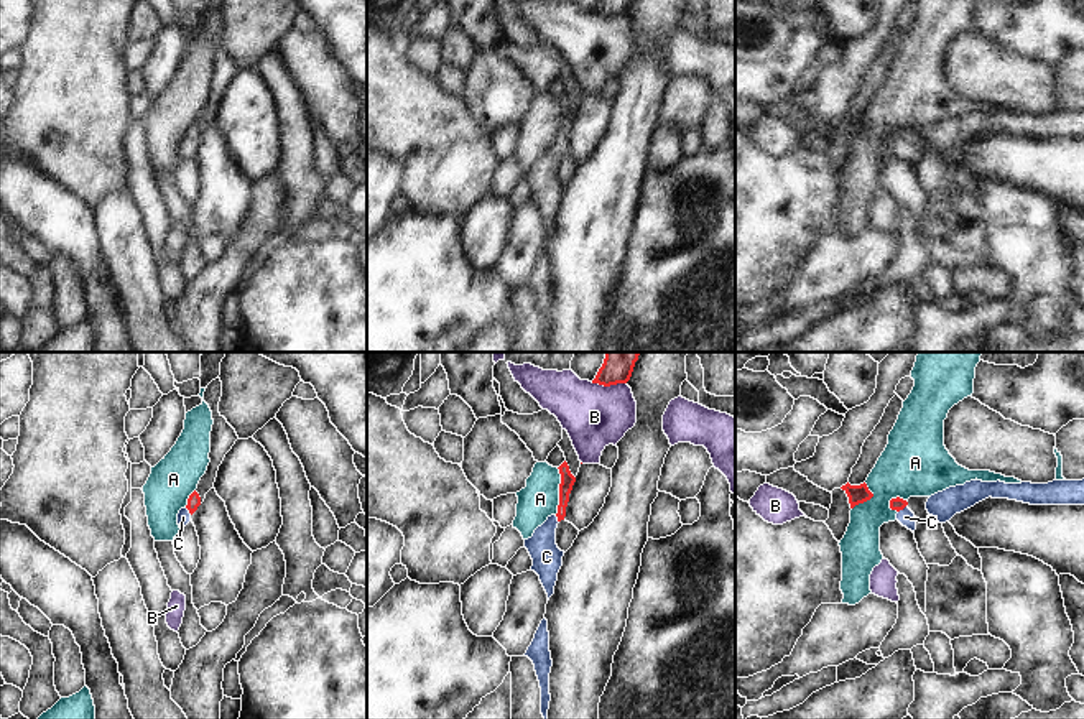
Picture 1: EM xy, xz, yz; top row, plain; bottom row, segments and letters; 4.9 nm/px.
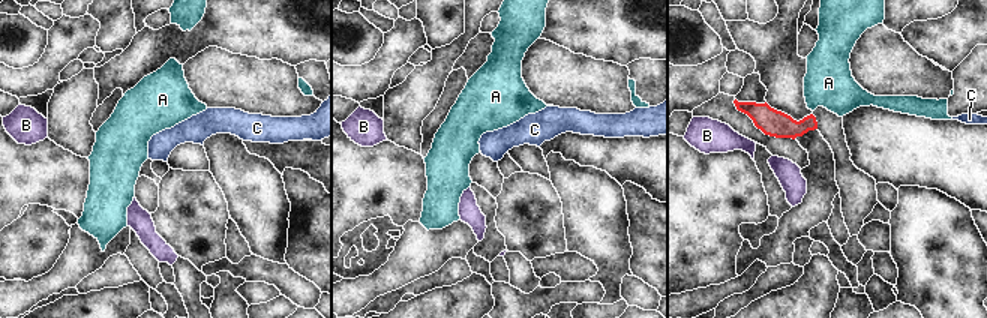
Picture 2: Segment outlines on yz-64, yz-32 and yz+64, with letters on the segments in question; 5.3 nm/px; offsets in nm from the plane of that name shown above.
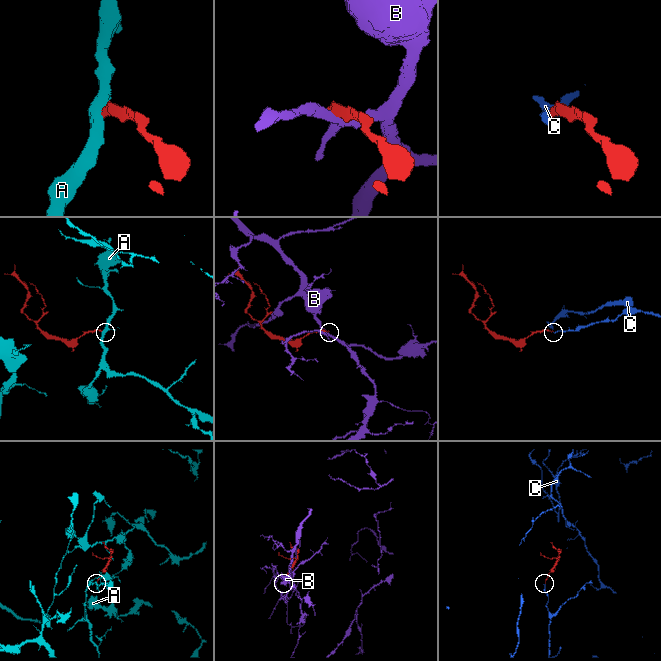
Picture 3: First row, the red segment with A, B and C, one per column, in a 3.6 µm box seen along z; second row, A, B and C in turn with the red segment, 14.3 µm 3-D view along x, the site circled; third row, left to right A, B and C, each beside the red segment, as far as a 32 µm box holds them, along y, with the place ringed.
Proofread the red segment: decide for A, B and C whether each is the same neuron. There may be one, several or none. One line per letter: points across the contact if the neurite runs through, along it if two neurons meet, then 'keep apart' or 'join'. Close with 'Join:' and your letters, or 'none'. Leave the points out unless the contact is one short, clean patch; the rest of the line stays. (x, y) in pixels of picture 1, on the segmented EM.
A: border xz (558, 468), (560, 504), (555, 514); keep apart
B: border xz (591, 382), (604, 385), (625, 384); keep apart
C: way yz (897, 504), (902, 509), (905, 517); join
Join: C

